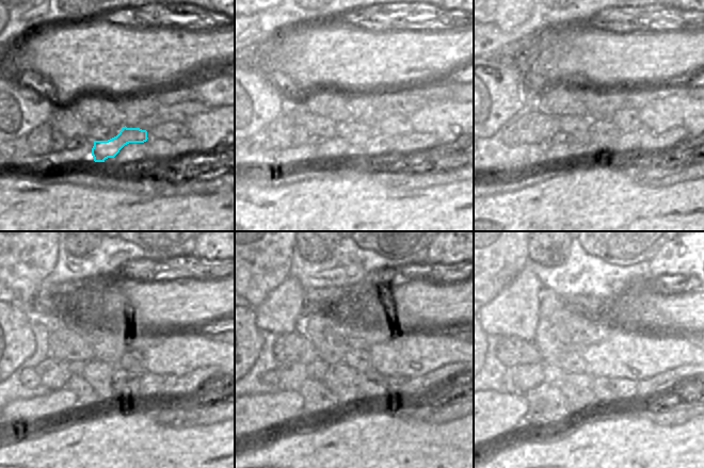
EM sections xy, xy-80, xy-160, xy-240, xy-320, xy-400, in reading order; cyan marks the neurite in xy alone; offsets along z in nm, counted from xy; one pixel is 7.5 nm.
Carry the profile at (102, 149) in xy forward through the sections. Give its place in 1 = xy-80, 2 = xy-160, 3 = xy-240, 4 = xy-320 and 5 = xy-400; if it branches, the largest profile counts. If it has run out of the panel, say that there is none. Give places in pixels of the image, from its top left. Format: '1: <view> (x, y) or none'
1: xy-80 (336, 149)
2: xy-160 (564, 151)
3: xy-240 (56, 403)
4: xy-320 (256, 414)
5: xy-400 (495, 414)

